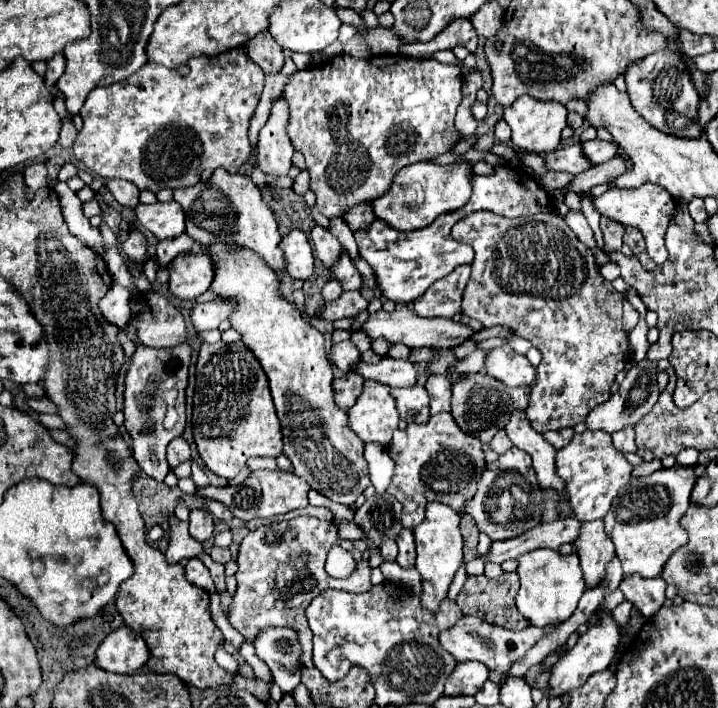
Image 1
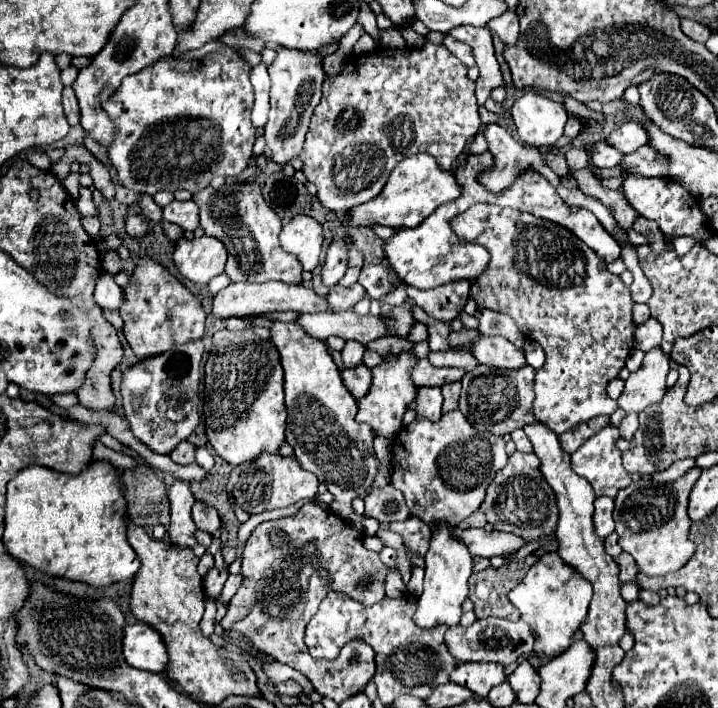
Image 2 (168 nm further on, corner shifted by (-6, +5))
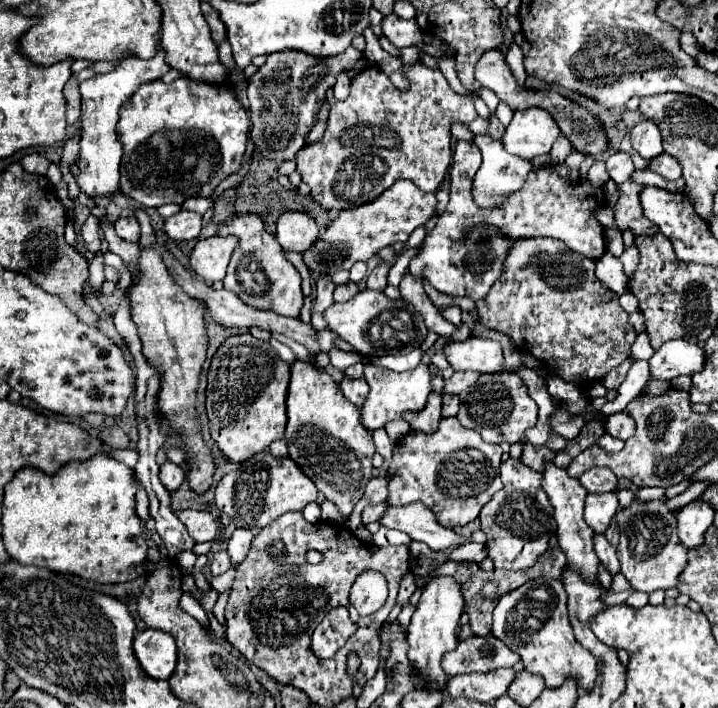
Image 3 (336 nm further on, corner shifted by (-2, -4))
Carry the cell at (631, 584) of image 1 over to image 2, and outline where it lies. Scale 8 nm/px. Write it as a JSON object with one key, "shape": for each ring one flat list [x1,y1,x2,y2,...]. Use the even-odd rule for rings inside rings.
{"shape":[[622,552,616,558,616,564,620,568,620,582,636,582,636,574,638,574,638,566,634,562,634,558,630,558,630,554]]}

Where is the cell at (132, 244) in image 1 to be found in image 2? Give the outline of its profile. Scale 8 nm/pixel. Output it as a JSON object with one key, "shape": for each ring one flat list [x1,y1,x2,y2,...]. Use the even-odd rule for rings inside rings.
{"shape":[[128,216,126,218,126,232,132,238,142,238,148,232,148,222,144,220,144,216]]}

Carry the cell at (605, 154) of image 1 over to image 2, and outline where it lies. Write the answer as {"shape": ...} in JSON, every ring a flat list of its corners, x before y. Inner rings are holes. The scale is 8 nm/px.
{"shape":[[624,122,624,124,620,124,620,128,612,130,612,134,606,140,616,150,630,154,630,152,638,150,640,146,648,144,650,138,646,134,646,128,640,122]]}

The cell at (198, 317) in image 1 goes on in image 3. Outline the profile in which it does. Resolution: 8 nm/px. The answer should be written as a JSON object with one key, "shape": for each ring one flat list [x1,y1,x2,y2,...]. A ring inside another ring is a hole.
{"shape":[[360,291,350,303,334,303,324,311,324,319,328,329,338,333,344,341,348,341,358,353,368,353,376,357,384,355,404,355,412,349,418,349,424,341,428,329,424,325,422,315,410,307,410,303,402,299,388,299,384,293,378,291]]}

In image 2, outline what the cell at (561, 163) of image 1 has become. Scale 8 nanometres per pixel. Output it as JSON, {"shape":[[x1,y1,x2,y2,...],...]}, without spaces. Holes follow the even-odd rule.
{"shape":[[596,142,596,144,588,144,586,146,588,154,592,156,592,162,598,166,598,168,614,168,622,162,622,152,620,150,614,150,614,146,610,144,604,144,604,142]]}

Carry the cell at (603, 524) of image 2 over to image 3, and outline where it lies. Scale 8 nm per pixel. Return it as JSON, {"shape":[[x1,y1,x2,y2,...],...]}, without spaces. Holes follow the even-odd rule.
{"shape":[[588,495,584,519,596,533,604,533,610,527,610,521,616,511,618,511,616,495]]}

